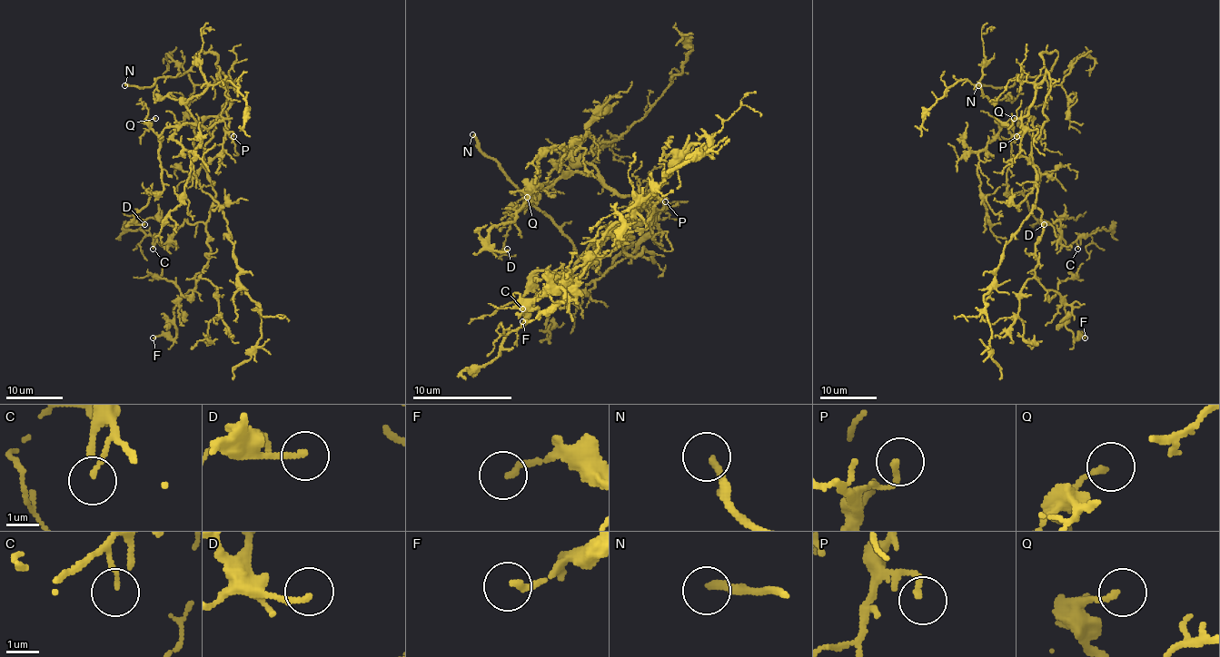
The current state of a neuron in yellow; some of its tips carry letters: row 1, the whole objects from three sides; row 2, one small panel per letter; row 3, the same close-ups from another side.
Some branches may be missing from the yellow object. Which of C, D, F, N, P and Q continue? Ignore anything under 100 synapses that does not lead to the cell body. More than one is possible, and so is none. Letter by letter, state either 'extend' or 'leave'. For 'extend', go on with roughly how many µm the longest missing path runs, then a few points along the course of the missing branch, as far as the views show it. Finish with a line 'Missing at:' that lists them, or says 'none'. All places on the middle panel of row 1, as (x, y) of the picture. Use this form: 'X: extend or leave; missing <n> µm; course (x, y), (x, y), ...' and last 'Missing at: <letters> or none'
C: leave
D: leave
F: leave
N: extend; missing 30 µm
P: leave
Q: leave
Missing at: N

